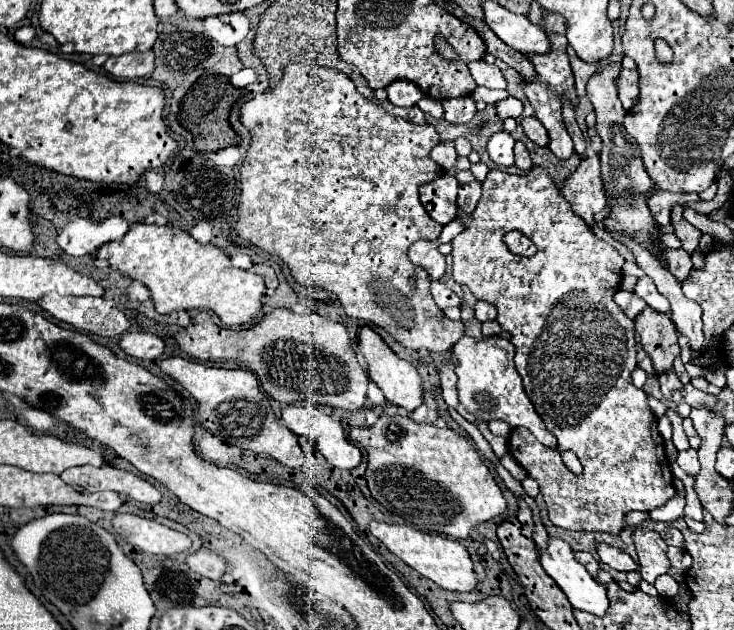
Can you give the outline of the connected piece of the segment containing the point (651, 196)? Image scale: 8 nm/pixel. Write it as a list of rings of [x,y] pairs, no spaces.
[[[651,189],[651,193],[647,193],[645,197],[647,197],[651,217],[659,225],[669,225],[671,205],[675,205],[675,203],[687,205],[691,201],[699,201],[699,195],[695,195],[695,193],[667,193],[661,189]]]

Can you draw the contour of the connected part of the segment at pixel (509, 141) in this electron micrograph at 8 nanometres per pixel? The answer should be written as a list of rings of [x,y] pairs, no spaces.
[[[497,131],[491,135],[491,139],[487,143],[487,153],[493,163],[511,167],[513,165],[513,147],[515,147],[515,139],[505,131]]]

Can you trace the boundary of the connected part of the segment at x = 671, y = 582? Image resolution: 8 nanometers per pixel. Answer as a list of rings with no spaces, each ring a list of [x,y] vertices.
[[[663,575],[655,581],[655,589],[661,597],[673,597],[679,591],[679,585],[671,575]]]

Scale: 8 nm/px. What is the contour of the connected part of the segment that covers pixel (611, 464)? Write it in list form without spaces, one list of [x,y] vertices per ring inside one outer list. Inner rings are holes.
[[[533,167],[529,173],[525,175],[509,175],[503,171],[489,171],[487,179],[483,183],[483,195],[471,215],[471,219],[465,221],[467,229],[457,235],[451,245],[453,245],[453,279],[457,283],[463,283],[469,287],[469,291],[481,299],[487,301],[491,305],[497,307],[497,323],[501,327],[505,327],[507,333],[511,333],[511,343],[515,345],[515,369],[519,371],[521,379],[523,379],[523,389],[529,395],[531,403],[535,405],[535,411],[541,415],[545,427],[551,429],[551,433],[557,437],[559,441],[559,449],[571,449],[577,453],[581,465],[583,465],[583,475],[575,477],[565,465],[563,461],[531,461],[531,465],[527,465],[527,473],[529,477],[533,477],[541,489],[541,495],[545,499],[547,505],[547,513],[553,525],[569,529],[569,531],[603,531],[603,533],[621,533],[625,529],[625,513],[639,509],[639,511],[651,511],[655,507],[665,505],[673,495],[675,495],[675,487],[673,483],[673,475],[669,469],[669,461],[663,449],[663,437],[657,431],[657,417],[651,413],[649,405],[647,405],[647,395],[643,389],[633,387],[631,383],[631,371],[635,369],[635,329],[633,329],[633,321],[625,317],[625,313],[619,309],[619,305],[613,301],[613,293],[615,289],[619,289],[621,283],[621,267],[625,263],[625,259],[619,255],[619,251],[615,247],[611,247],[609,243],[605,243],[603,239],[595,237],[591,233],[591,229],[587,227],[587,223],[581,217],[575,217],[575,213],[571,213],[571,207],[567,205],[567,201],[563,201],[563,195],[559,193],[557,185],[553,183],[553,179],[549,177],[549,173],[543,167]],[[519,229],[521,233],[525,233],[533,243],[537,243],[537,253],[535,257],[515,257],[513,253],[509,253],[507,245],[503,243],[503,235],[507,231]]]

